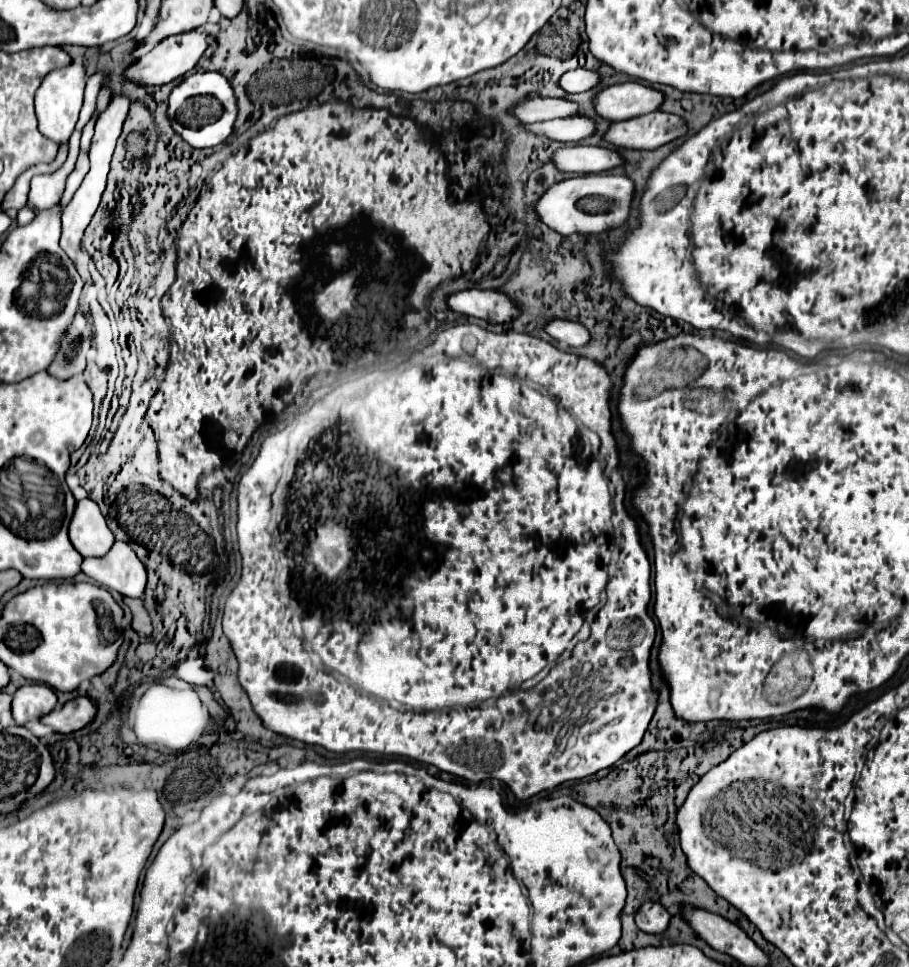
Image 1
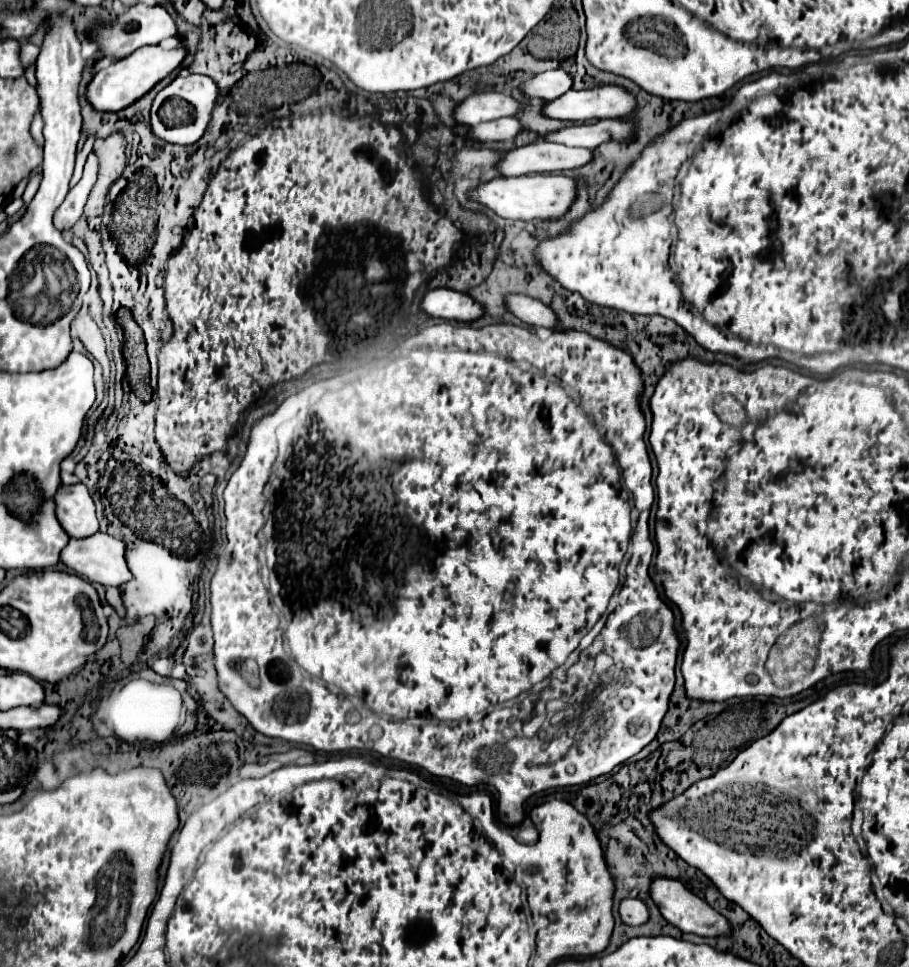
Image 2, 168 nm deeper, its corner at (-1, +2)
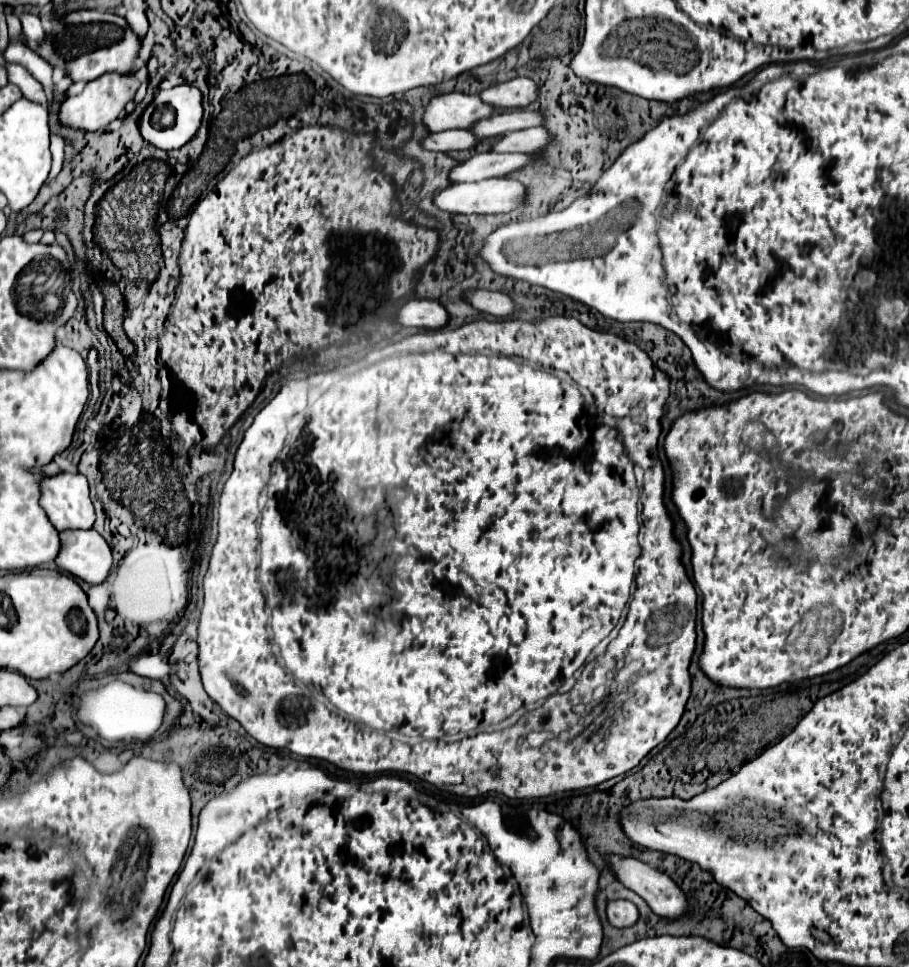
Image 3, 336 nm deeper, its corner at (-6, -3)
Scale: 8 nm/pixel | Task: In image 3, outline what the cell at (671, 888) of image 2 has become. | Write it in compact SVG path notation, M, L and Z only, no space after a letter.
M611 856L611 868L619 882L637 892L657 916L675 920L687 914L689 904L685 892L665 872L641 860L621 856Z

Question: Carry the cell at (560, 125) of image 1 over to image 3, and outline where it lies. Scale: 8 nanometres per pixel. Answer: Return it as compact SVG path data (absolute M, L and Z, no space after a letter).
M449 130L439 134L429 134L423 140L423 146L427 150L439 150L439 152L451 152L451 150L469 150L479 144L479 138L473 136L473 132L465 130Z

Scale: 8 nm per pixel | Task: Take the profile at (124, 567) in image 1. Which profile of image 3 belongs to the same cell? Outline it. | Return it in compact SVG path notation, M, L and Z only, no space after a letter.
M67 530L59 534L61 552L55 564L85 580L87 584L103 584L113 566L113 552L97 530Z

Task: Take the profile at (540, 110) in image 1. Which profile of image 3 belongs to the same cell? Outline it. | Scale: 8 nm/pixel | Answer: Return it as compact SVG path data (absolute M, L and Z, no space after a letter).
M461 92L435 96L425 114L423 122L431 132L443 130L469 130L483 118L491 118L495 108L483 102L479 96L469 96Z

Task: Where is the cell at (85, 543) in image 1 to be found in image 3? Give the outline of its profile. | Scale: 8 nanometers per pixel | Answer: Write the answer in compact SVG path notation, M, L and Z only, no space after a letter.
M63 472L47 478L47 482L43 482L41 506L59 532L91 530L95 524L95 508L83 474Z

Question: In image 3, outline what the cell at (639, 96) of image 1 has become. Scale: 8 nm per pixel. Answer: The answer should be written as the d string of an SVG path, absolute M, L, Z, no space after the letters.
M513 110L513 112L505 112L505 114L495 114L495 118L487 118L487 122L479 122L479 126L475 126L475 130L471 130L477 138L491 138L491 136L503 136L507 132L515 132L515 130L525 130L525 128L533 128L533 126L543 126L545 122L545 114L535 110L535 112L527 112L527 110Z

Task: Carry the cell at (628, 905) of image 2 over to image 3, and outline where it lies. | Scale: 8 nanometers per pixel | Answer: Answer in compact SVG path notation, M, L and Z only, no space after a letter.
M615 900L607 904L607 920L615 928L629 928L639 920L639 910L629 900Z

